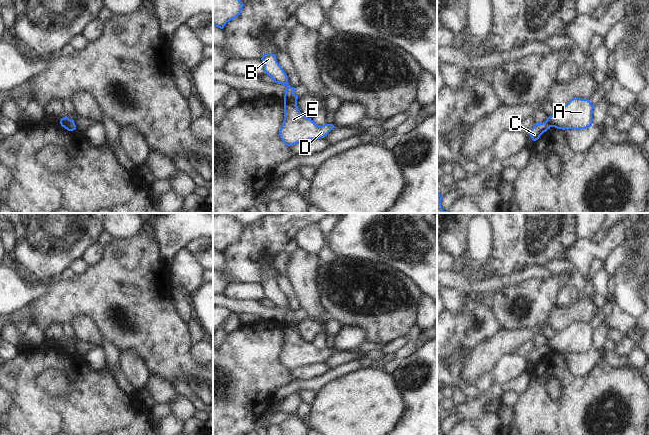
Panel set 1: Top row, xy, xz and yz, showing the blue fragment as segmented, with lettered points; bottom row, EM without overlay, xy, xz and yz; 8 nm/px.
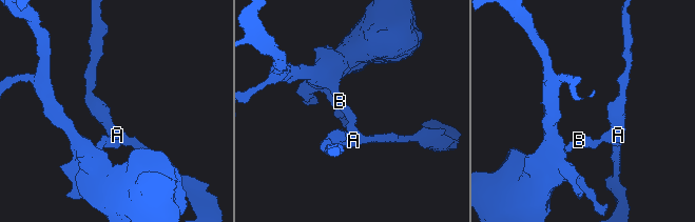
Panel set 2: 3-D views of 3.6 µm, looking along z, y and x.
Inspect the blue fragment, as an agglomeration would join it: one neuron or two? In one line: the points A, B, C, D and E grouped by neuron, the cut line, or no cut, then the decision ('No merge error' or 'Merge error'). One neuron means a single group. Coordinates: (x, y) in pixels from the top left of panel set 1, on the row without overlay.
Groups: A D E / B C. Split along xz (284, 322), (296, 323). Merge error

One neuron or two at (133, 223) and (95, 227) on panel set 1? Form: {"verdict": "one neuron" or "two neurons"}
{"verdict": "two neurons"}

